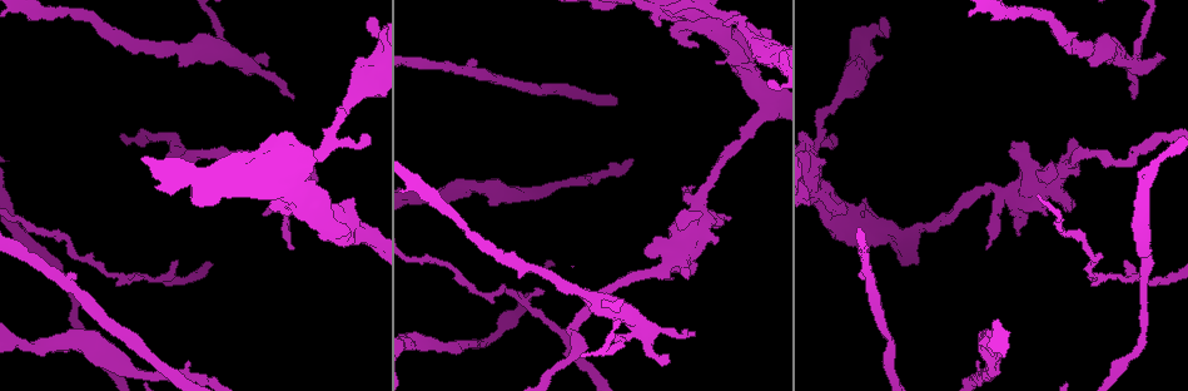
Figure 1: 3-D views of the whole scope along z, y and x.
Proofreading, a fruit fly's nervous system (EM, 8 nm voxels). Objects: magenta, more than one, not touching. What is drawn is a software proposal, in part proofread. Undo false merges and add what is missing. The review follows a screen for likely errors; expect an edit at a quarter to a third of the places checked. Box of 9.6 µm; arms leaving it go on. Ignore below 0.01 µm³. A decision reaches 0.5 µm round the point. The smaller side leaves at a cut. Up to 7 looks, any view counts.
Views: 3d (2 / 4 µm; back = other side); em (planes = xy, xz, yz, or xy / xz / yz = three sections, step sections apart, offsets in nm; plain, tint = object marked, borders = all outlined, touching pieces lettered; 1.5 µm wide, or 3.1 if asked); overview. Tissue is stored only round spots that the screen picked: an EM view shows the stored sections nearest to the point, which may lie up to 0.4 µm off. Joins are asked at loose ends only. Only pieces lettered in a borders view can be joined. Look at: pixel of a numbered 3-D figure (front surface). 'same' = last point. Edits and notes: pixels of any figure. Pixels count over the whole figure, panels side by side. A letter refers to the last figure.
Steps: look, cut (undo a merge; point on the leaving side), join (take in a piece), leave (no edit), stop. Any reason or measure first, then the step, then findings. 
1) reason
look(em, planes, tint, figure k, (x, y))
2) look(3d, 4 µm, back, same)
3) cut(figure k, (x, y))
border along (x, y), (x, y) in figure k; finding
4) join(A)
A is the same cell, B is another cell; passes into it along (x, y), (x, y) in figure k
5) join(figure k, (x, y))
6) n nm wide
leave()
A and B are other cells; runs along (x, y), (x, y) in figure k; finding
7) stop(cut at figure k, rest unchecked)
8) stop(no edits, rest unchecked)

free end
look(3d, 4 µm, figure 1, (264, 212))

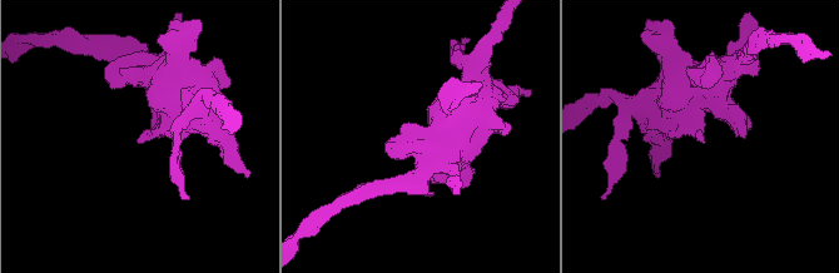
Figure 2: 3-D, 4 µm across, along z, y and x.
look(em, planes, borders, figure 2, (140, 140))

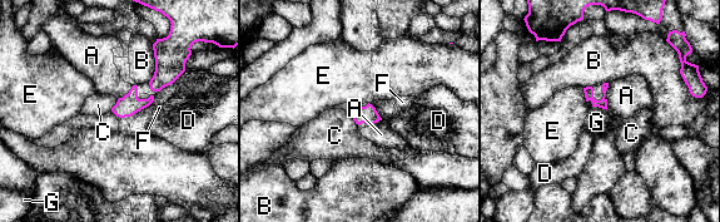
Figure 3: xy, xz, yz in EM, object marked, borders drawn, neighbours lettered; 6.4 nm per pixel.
leave()
A, B, C, D, E, F and G are other cells; border along (149, 104), (122, 118) in figure 3; no lettered piece goes on from it

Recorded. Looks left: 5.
tapers out
look(3d, 2 µm, back, figure 1, (692, 333))

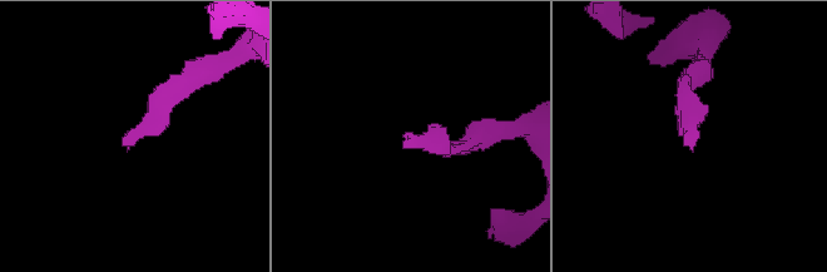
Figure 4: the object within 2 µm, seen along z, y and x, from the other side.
look(em, planes, borders, figure 4, (127, 146))

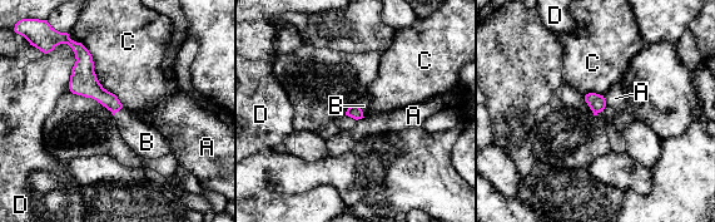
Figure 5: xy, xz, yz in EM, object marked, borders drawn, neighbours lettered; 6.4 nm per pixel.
90 nm wide
join(B)
B is the same cell, A, C and D are other cells; passes into it along (354, 112), (361, 110), (363, 105) in figure 5; the neuron continues

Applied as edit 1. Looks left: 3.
stop(join at figure 5, rest unchecked)

